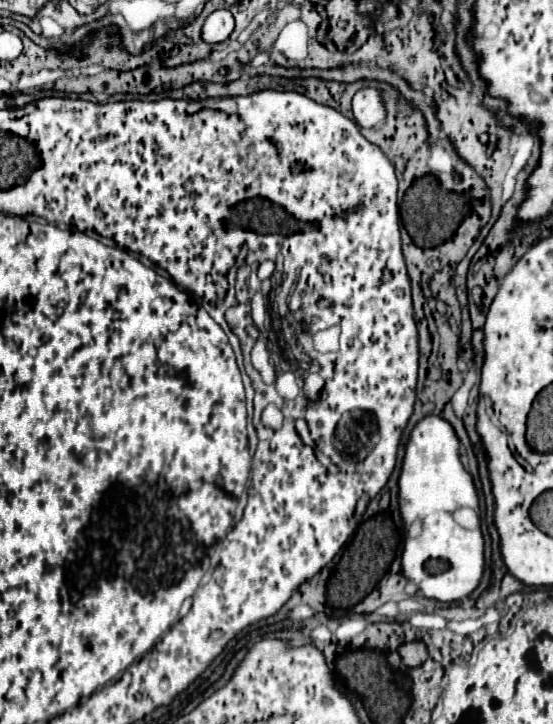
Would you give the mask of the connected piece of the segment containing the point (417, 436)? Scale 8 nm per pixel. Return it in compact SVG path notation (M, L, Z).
M425 416L409 434L399 474L399 504L407 524L401 554L403 576L415 582L425 598L455 602L469 596L483 574L483 536L457 526L453 512L461 506L477 508L479 500L473 478L459 460L459 440L451 424L439 416Z

